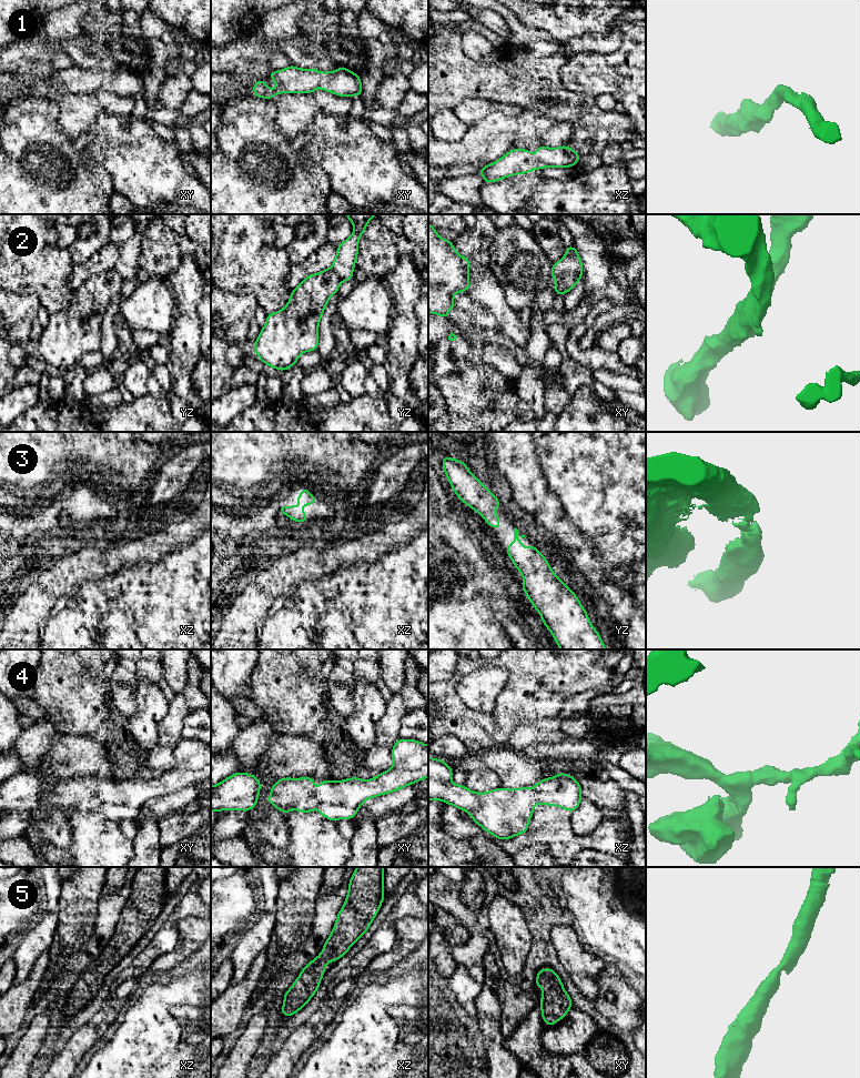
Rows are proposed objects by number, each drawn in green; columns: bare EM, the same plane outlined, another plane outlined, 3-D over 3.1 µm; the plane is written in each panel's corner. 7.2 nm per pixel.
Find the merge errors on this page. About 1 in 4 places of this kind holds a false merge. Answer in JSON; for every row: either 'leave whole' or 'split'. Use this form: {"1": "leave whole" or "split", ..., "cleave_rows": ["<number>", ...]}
{"1": "leave whole", "2": "split", "3": "leave whole", "4": "leave whole", "5": "leave whole", "cleave_rows": ["2"]}

